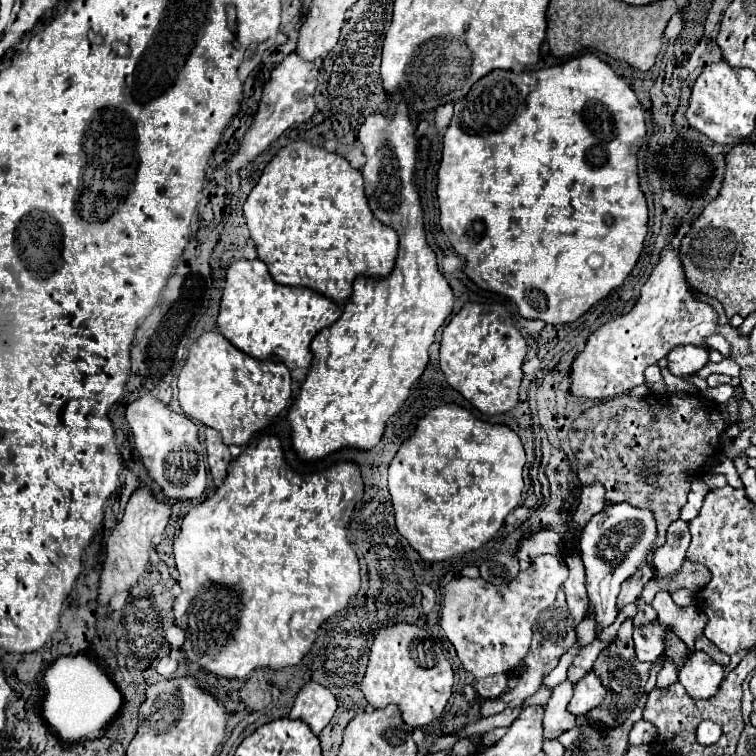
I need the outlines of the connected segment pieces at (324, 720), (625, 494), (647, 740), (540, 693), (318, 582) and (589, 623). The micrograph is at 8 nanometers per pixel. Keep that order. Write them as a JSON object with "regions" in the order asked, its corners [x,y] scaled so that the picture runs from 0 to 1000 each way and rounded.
{"regions":[[[[406,902],[393,918],[382,950],[396,950],[406,955],[417,971],[425,971],[425,966],[440,950],[443,939],[446,939],[443,921],[430,907],[419,902]]],[[[858,521],[853,524],[851,529],[835,529],[832,524],[819,524],[819,526],[808,526],[808,529],[800,529],[800,532],[792,532],[787,537],[782,537],[779,542],[774,542],[758,561],[755,561],[755,569],[753,569],[753,582],[755,582],[755,595],[763,606],[763,630],[771,640],[784,640],[787,635],[795,638],[800,646],[803,646],[803,653],[800,653],[800,661],[803,664],[832,664],[837,669],[845,669],[845,672],[858,672],[866,677],[866,685],[869,685],[869,704],[872,704],[872,712],[880,714],[880,701],[885,696],[885,690],[896,688],[898,685],[898,675],[903,672],[903,667],[909,664],[909,651],[911,651],[911,632],[914,627],[930,627],[930,606],[933,603],[948,603],[951,601],[951,577],[956,571],[956,550],[951,548],[951,537],[933,526],[930,521],[911,521],[911,524],[893,524],[893,521]]],[[[845,952],[835,968],[832,968],[832,984],[835,987],[848,987],[848,984],[861,984],[866,976],[866,966],[864,966],[864,958],[861,955],[853,955],[853,952]]],[[[717,907],[705,921],[694,926],[693,934],[721,933],[729,922],[730,915],[731,911]]],[[[351,574],[340,579],[337,585],[327,587],[324,595],[311,608],[306,608],[300,619],[300,630],[295,640],[287,646],[287,651],[276,661],[269,661],[266,667],[258,667],[250,675],[250,680],[242,685],[239,704],[229,717],[229,735],[231,735],[234,757],[237,757],[237,775],[239,775],[239,786],[231,794],[231,825],[245,833],[247,847],[239,857],[247,862],[250,876],[298,897],[327,897],[329,889],[348,881],[356,881],[364,886],[377,884],[377,881],[390,881],[411,860],[425,825],[440,812],[446,812],[448,807],[454,807],[459,796],[478,778],[475,741],[459,714],[459,693],[470,675],[470,667],[478,664],[480,651],[483,651],[483,643],[478,632],[478,619],[470,611],[446,608],[440,616],[435,616],[435,627],[427,627],[427,624],[398,627],[398,624],[390,624],[377,608],[377,598],[374,598],[369,577]]],[[[782,812],[771,820],[766,828],[762,831],[762,843],[765,852],[771,856],[782,849],[788,844],[787,839],[787,813]]]]}

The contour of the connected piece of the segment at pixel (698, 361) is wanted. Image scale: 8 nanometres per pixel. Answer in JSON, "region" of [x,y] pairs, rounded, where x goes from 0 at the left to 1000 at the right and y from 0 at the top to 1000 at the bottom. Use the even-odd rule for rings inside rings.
{"region":[[[893,458],[882,471],[885,492],[890,497],[917,497],[938,479],[938,463],[927,458]]]}

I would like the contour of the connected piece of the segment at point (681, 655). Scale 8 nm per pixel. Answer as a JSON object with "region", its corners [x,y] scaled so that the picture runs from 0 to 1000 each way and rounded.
{"region":[[[885,835],[880,844],[880,852],[882,858],[878,865],[889,869],[897,881],[896,885],[899,886],[910,872],[906,851],[897,841],[893,841],[892,836]]]}

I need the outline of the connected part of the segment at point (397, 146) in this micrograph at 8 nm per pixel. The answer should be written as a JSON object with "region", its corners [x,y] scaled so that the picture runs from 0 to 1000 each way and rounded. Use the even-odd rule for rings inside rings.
{"region":[[[530,132],[522,143],[522,151],[488,151],[475,169],[475,188],[480,190],[480,204],[485,209],[478,230],[483,238],[483,259],[488,265],[488,275],[499,291],[507,291],[507,296],[517,299],[528,310],[528,336],[515,365],[475,365],[467,373],[467,389],[456,399],[451,421],[440,431],[425,437],[411,452],[411,489],[398,508],[382,545],[388,593],[401,608],[422,608],[454,590],[491,595],[501,585],[509,569],[509,558],[530,540],[546,505],[562,492],[567,479],[565,460],[573,455],[575,439],[594,421],[602,402],[594,373],[578,357],[578,339],[562,317],[560,275],[549,243],[554,183],[541,151],[541,138]]]}

